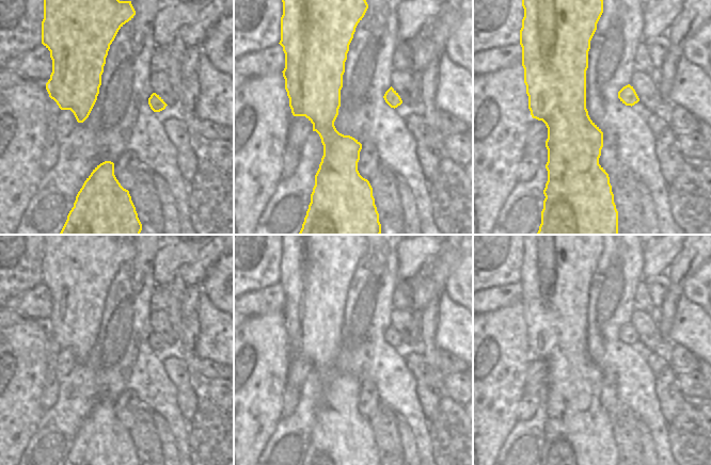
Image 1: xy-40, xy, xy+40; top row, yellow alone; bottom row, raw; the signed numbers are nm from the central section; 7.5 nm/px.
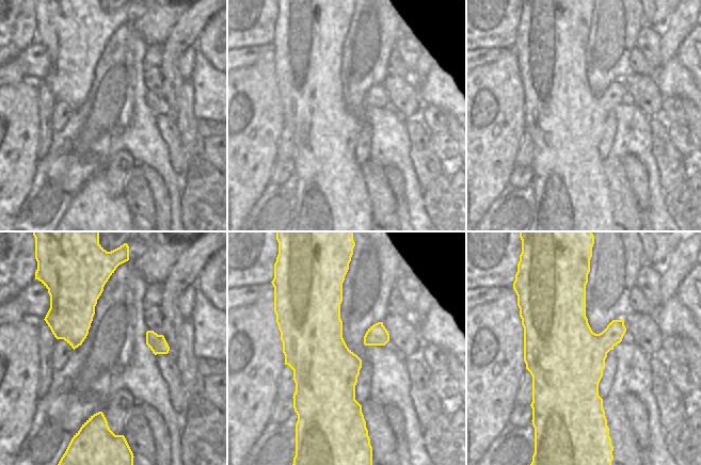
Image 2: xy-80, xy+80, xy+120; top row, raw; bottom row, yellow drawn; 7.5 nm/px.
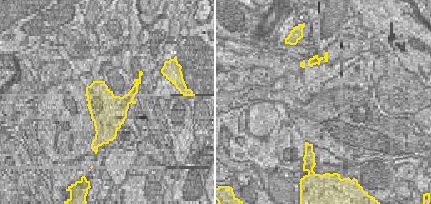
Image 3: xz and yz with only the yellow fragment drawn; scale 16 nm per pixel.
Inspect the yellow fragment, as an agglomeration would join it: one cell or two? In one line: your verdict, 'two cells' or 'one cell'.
one cell

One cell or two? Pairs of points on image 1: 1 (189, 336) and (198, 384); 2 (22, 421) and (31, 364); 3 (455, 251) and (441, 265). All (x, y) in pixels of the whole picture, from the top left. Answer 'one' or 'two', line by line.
1: one
2: one
3: one

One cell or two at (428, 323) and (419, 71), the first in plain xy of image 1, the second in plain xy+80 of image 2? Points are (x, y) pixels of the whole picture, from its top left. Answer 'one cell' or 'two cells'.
one cell

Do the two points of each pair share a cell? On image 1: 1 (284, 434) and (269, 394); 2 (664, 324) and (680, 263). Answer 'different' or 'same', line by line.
1: different
2: same

